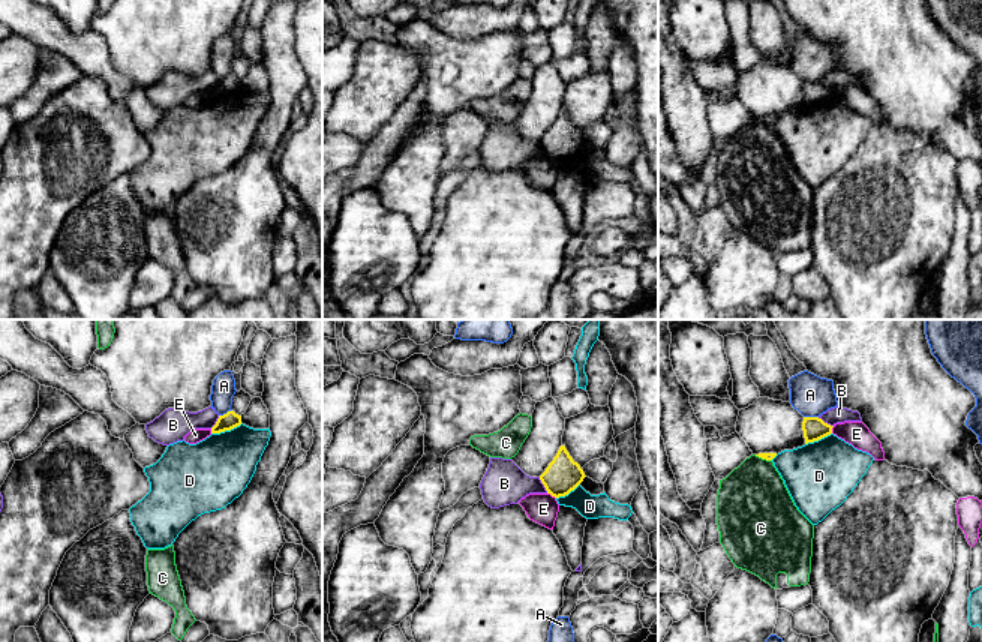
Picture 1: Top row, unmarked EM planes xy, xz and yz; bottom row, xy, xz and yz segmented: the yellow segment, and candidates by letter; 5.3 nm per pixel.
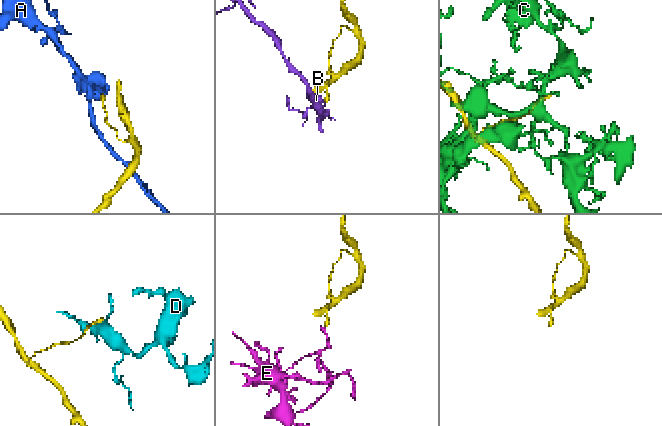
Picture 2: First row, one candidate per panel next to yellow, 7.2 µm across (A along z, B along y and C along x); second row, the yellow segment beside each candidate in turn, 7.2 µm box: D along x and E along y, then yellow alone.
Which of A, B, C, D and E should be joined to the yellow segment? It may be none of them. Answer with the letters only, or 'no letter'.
no letter

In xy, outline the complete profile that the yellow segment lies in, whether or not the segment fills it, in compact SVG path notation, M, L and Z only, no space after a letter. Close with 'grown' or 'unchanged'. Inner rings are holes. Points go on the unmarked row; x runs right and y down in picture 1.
M228 75L223 80L219 80L216 88L211 92L211 98L220 98L225 94L231 94L241 88L241 80L234 75Z; unchanged

